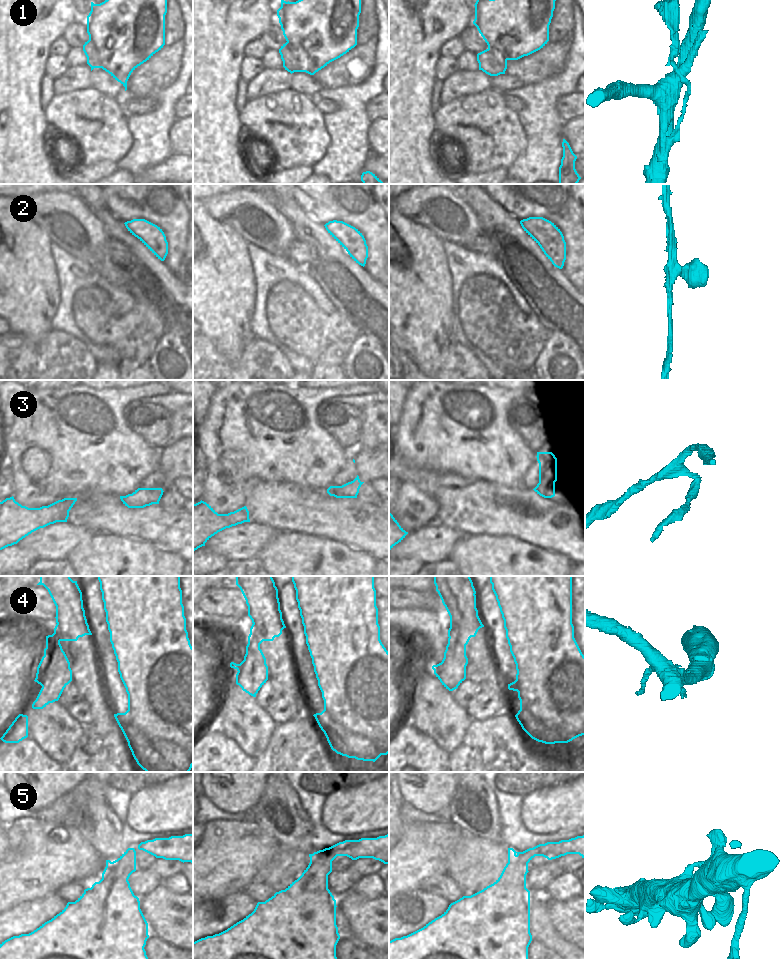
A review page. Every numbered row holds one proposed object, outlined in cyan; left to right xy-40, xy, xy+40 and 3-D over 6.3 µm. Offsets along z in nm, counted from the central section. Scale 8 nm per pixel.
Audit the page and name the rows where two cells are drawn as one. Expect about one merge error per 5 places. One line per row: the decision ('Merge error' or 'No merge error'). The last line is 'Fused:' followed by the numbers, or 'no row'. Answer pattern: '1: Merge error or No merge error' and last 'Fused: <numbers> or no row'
1: Merge error
2: No merge error
3: Merge error
4: Merge error
5: No merge error
Fused: 1, 3, 4

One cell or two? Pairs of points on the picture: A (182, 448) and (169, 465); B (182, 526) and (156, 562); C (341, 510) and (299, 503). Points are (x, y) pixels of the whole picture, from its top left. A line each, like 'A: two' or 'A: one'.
A: one
B: two
C: one

